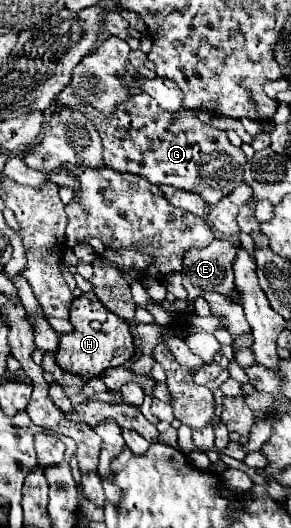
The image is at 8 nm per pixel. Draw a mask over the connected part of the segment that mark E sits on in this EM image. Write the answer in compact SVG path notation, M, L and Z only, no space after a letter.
M214 240L206 248L192 248L184 256L184 268L182 268L182 284L188 290L188 296L194 300L196 296L204 296L206 292L220 292L220 294L232 294L234 292L234 270L232 262L236 258L238 246L228 240Z

